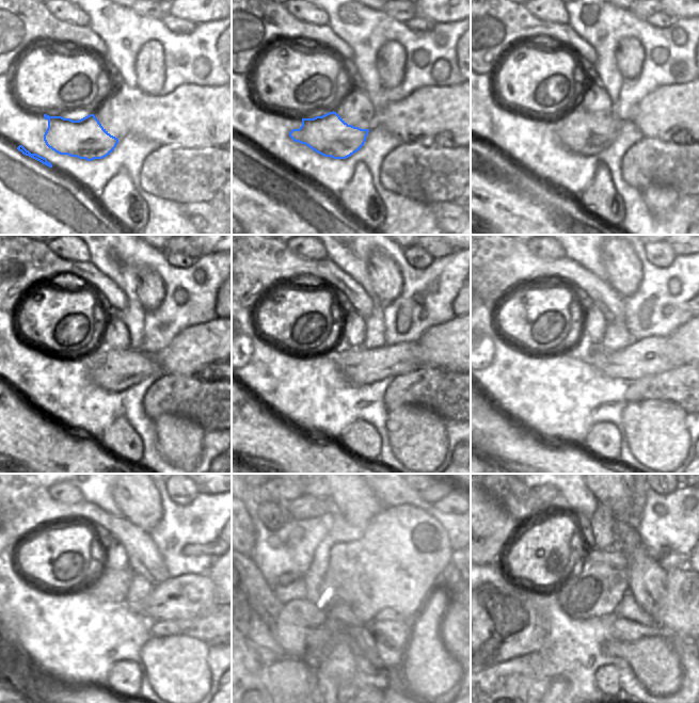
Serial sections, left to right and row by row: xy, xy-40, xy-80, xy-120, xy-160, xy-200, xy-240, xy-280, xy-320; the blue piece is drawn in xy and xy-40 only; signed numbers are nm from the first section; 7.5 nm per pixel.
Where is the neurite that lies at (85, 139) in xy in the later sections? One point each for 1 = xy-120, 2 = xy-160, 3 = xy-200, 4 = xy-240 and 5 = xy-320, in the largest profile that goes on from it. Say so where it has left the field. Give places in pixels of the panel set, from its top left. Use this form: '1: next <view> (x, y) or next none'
1: next xy-120 (112, 369)
2: next xy-160 (360, 366)
3: next xy-200 (656, 354)
4: next xy-240 (186, 596)
5: next xy-320 (687, 608)

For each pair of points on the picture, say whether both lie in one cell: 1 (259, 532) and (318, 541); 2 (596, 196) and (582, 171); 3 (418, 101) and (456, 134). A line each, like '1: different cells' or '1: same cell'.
1: different cells
2: different cells
3: same cell

